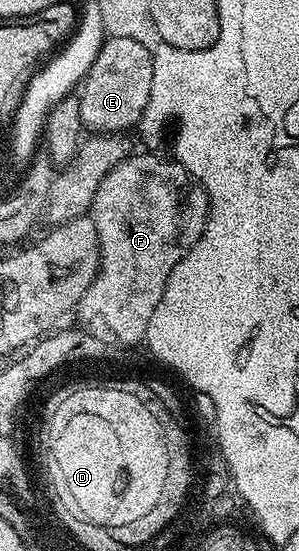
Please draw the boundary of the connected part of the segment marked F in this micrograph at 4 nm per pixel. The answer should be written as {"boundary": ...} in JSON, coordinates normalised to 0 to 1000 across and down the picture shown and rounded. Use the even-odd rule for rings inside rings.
{"boundary":[[[441,278],[415,287],[411,292],[395,294],[351,319],[351,327],[338,327],[338,334],[304,365],[298,394],[311,399],[311,407],[331,423],[331,490],[318,495],[311,512],[298,515],[298,523],[284,523],[284,530],[264,544],[258,572],[264,570],[268,584],[261,590],[288,595],[308,608],[395,626],[462,630],[488,615],[498,579],[512,575],[512,564],[525,559],[525,550],[538,546],[538,530],[552,530],[552,515],[565,508],[565,494],[579,494],[579,486],[592,486],[599,474],[625,463],[632,450],[645,450],[645,443],[659,443],[659,436],[679,425],[679,416],[692,405],[692,350],[609,298],[575,290],[569,285],[559,285],[559,289],[528,287],[518,279],[448,279]]]}

